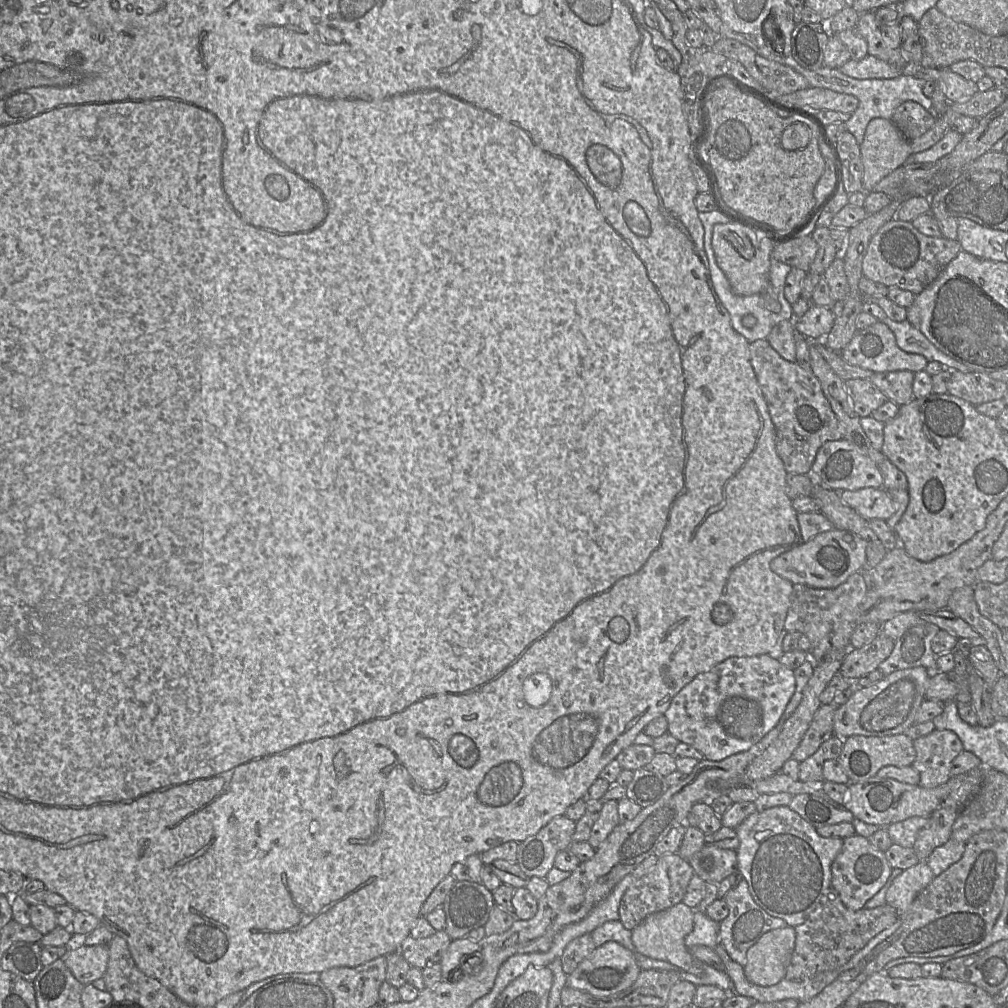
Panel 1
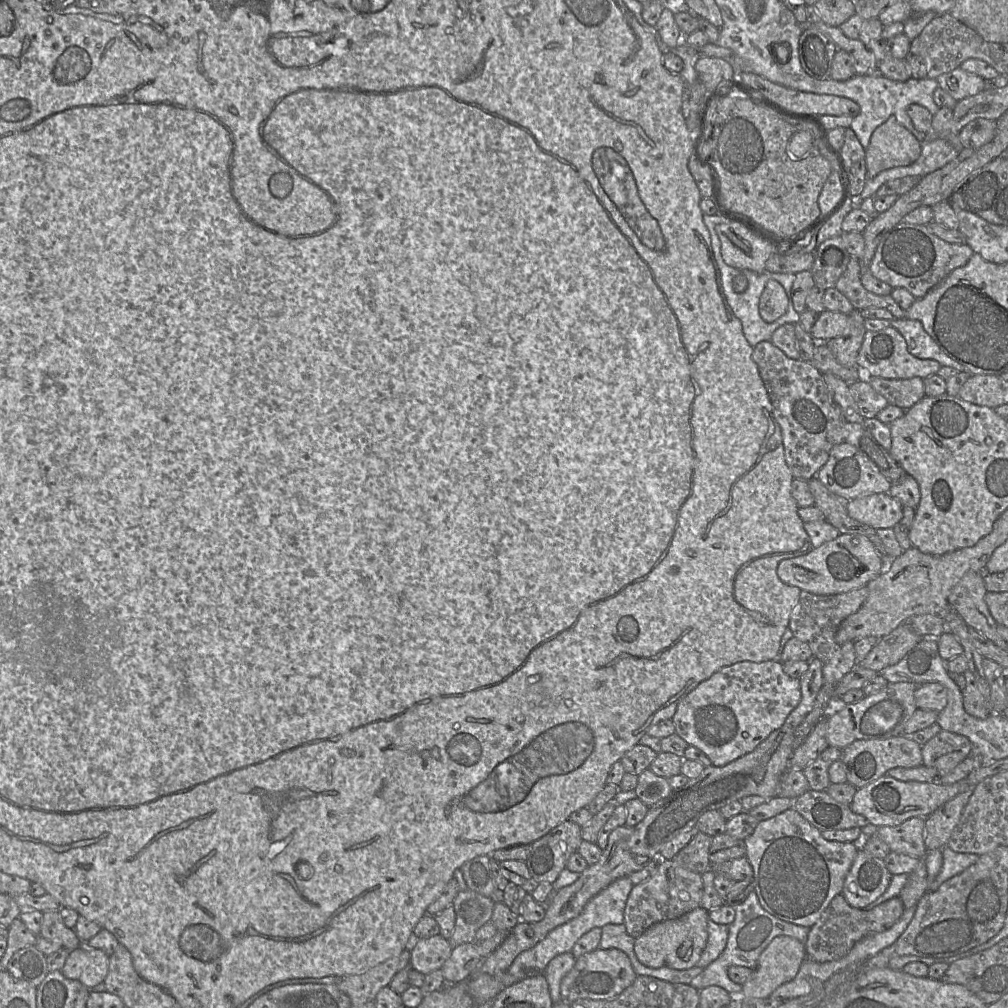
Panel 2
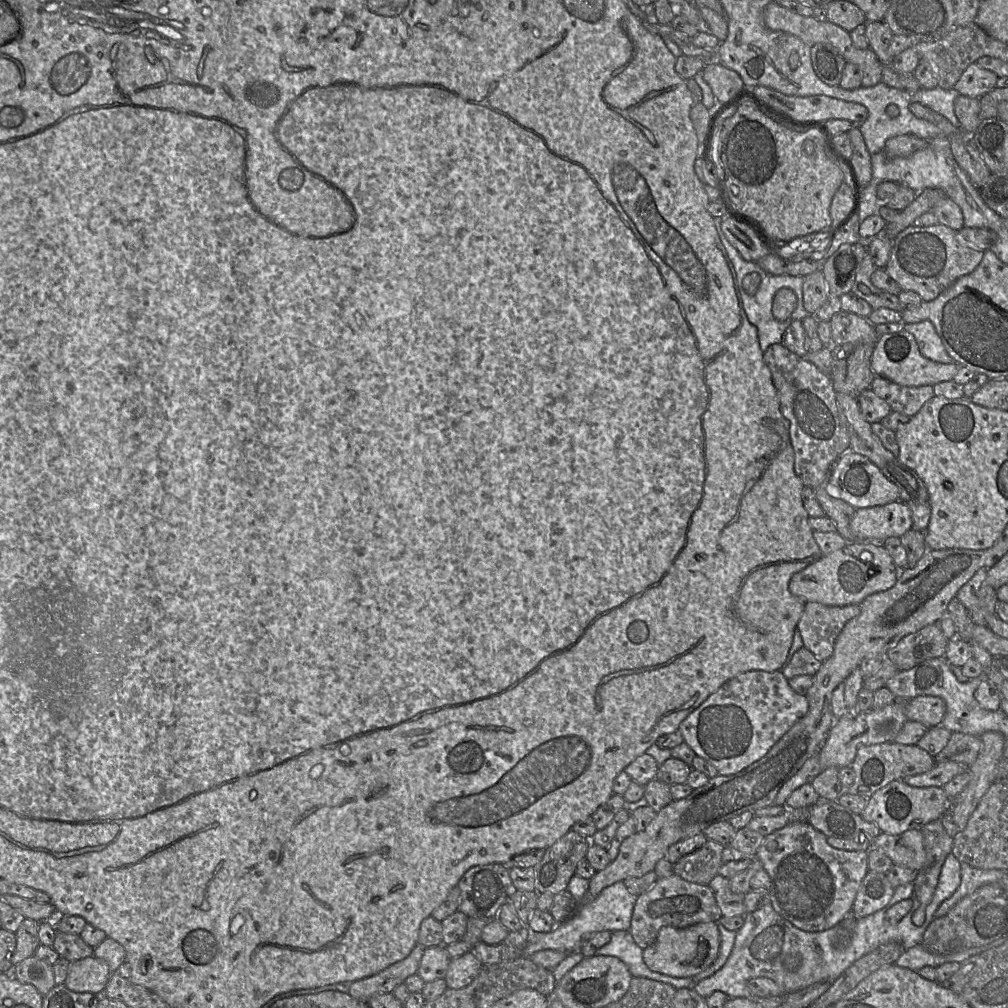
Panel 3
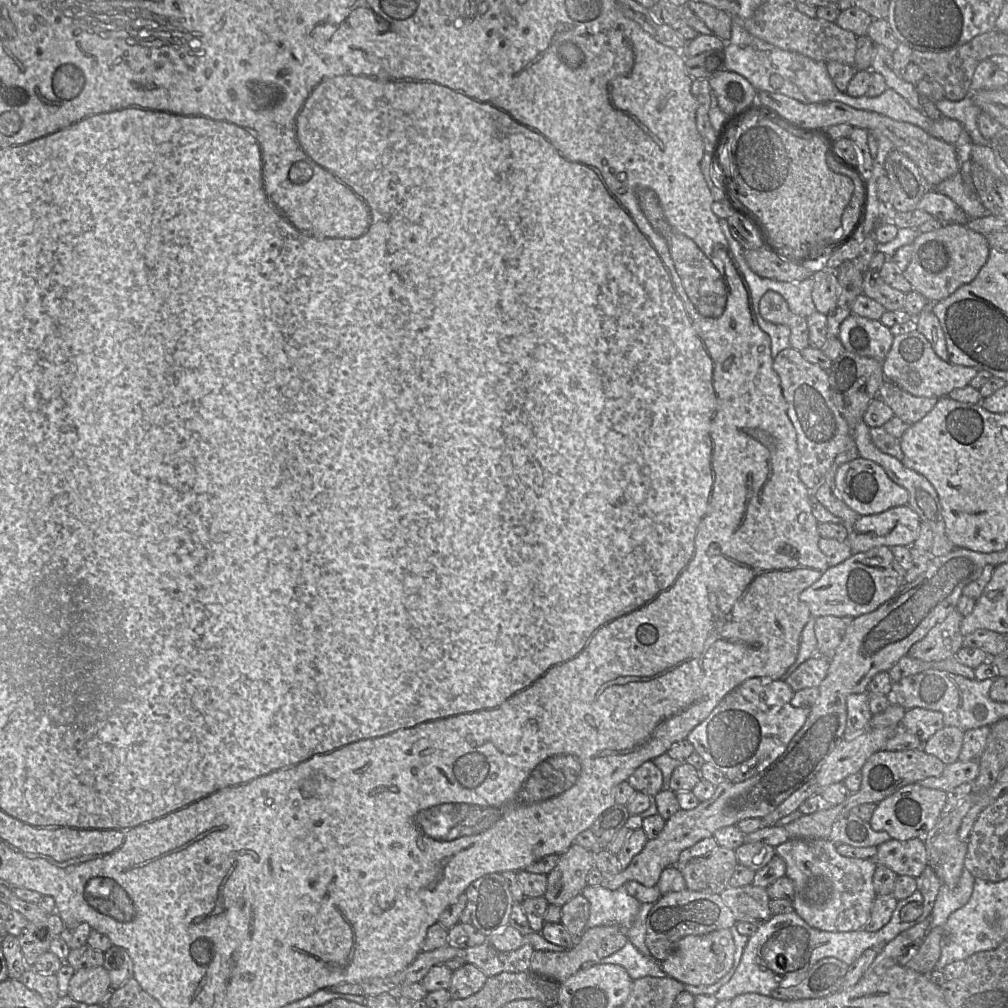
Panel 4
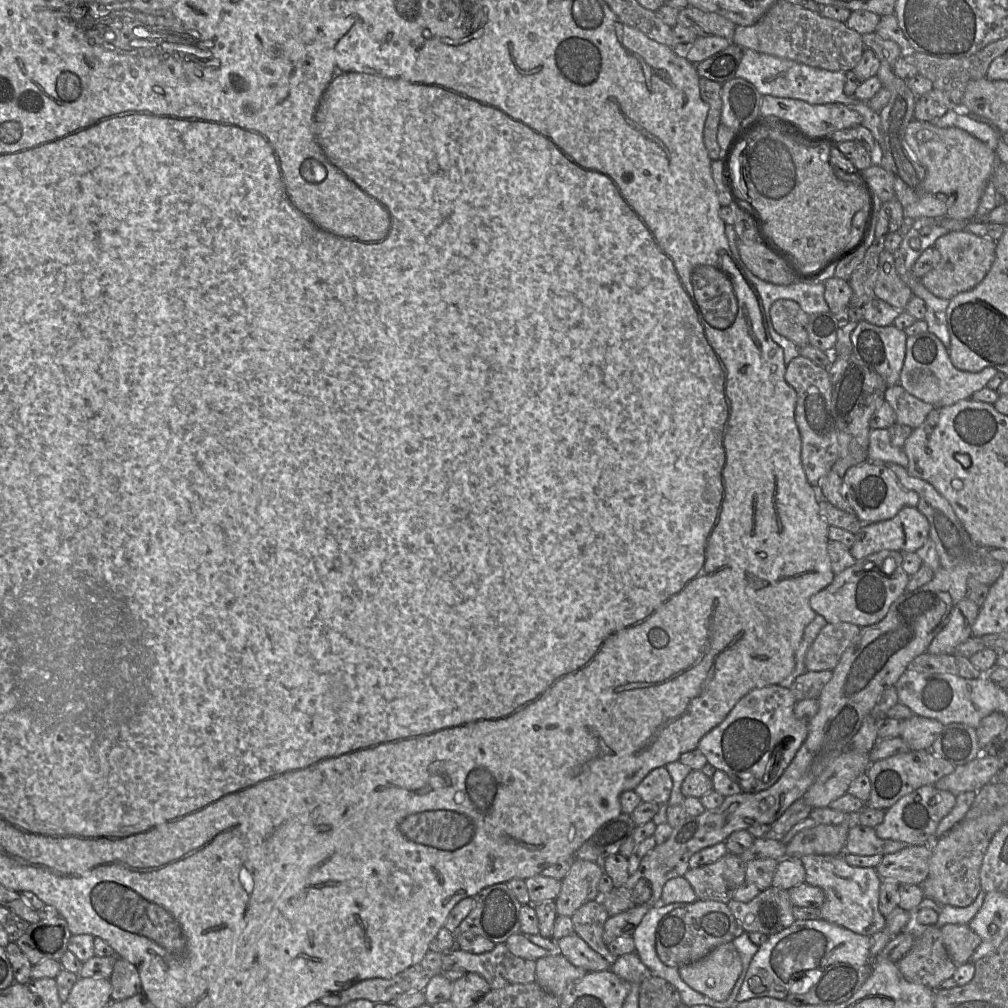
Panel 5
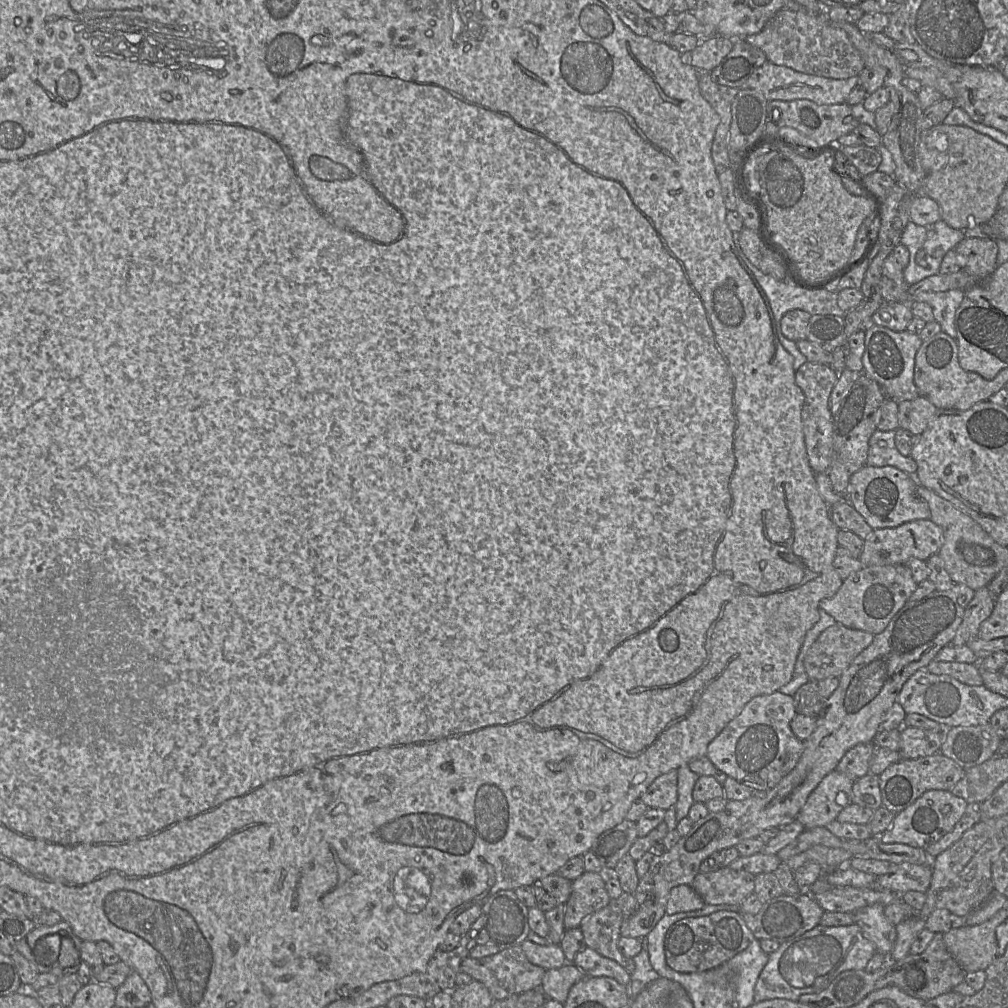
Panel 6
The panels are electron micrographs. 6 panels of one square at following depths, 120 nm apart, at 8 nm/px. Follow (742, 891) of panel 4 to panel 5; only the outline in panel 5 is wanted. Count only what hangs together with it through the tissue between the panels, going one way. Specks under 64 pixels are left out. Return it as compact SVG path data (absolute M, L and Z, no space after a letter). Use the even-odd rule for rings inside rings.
M770 887L750 902L743 903L734 898L727 906L745 932L760 932L767 936L781 932L796 920L788 890Z

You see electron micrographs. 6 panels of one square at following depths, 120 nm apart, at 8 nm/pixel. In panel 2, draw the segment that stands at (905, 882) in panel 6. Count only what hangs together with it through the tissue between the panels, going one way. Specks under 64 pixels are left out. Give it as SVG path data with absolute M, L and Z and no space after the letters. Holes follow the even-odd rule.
M913 817L898 826L883 826L877 829L879 836L890 851L922 859L927 853L924 843L925 818Z

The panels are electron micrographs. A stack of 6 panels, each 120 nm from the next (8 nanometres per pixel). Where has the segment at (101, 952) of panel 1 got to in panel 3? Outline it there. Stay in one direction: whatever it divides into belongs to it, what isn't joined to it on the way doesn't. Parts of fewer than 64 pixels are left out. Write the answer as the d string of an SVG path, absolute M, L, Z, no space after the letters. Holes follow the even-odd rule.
M93 955L71 962L64 984L74 992L103 995L110 976L108 964Z

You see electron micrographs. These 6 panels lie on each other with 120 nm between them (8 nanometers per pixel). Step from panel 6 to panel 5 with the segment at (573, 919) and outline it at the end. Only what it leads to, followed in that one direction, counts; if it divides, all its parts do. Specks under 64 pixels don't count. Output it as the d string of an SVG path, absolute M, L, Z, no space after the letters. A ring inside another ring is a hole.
M575 859L555 899L557 914L571 917L574 912L599 896L598 883L604 871L600 862Z

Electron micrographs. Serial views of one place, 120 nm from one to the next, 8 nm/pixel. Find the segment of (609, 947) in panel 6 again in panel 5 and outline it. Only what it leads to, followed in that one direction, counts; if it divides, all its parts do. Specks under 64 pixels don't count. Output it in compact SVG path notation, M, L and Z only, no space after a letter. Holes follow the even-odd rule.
M589 901L577 909L571 919L574 933L612 964L618 957L609 951L603 939L604 925L609 917L609 913L602 904Z

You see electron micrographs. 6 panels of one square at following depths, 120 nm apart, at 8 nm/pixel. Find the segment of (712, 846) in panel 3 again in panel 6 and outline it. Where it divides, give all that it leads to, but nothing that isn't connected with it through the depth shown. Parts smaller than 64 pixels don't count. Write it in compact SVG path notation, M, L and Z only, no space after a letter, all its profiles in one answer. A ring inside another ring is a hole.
M727 866L712 872L699 872L691 886L706 904L739 906L754 893L754 879L755 875L750 872Z

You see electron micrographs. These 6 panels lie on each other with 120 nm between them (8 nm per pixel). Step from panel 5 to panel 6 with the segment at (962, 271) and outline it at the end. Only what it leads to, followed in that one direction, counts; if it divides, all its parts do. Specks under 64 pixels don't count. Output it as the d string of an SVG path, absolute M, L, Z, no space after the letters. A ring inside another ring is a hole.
M965 238L953 249L966 258L961 270L972 276L972 286L986 280L997 267L998 245L991 238Z

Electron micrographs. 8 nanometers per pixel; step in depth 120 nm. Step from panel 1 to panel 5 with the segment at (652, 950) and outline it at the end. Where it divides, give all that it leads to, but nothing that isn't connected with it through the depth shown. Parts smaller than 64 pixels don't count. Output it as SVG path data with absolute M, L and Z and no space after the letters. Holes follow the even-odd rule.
M728 942L678 970L683 981L692 989L716 1001L725 1001L742 972L742 963L734 943Z

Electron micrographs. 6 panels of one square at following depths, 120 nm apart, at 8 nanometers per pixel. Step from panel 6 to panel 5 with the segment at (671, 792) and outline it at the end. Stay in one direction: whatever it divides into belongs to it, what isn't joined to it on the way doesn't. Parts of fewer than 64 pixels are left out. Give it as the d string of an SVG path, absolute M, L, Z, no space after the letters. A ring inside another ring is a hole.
M665 767L652 770L635 788L643 802L666 805L669 802L673 782Z

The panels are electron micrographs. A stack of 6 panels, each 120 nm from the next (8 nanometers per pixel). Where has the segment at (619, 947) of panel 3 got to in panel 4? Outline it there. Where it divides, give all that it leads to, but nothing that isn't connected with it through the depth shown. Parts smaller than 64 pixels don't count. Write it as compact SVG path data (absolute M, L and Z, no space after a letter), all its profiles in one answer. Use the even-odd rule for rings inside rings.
M628 941L620 950L601 959L599 962L622 966L632 980L640 979L645 976L658 978L669 977L661 969L658 961L640 953L630 941Z

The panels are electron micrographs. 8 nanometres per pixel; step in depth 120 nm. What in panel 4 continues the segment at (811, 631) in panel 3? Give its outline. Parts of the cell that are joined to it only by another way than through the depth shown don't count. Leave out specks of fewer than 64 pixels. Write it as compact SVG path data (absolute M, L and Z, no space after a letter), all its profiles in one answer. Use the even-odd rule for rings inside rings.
M820 616L816 618L814 632L817 653L826 659L833 657L853 617Z

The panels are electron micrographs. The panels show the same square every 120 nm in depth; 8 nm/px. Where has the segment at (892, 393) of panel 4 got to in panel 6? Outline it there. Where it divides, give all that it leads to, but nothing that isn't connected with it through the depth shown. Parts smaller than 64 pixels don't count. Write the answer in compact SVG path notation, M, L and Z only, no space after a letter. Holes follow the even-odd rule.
M925 397L898 402L899 427L919 436L938 409Z

